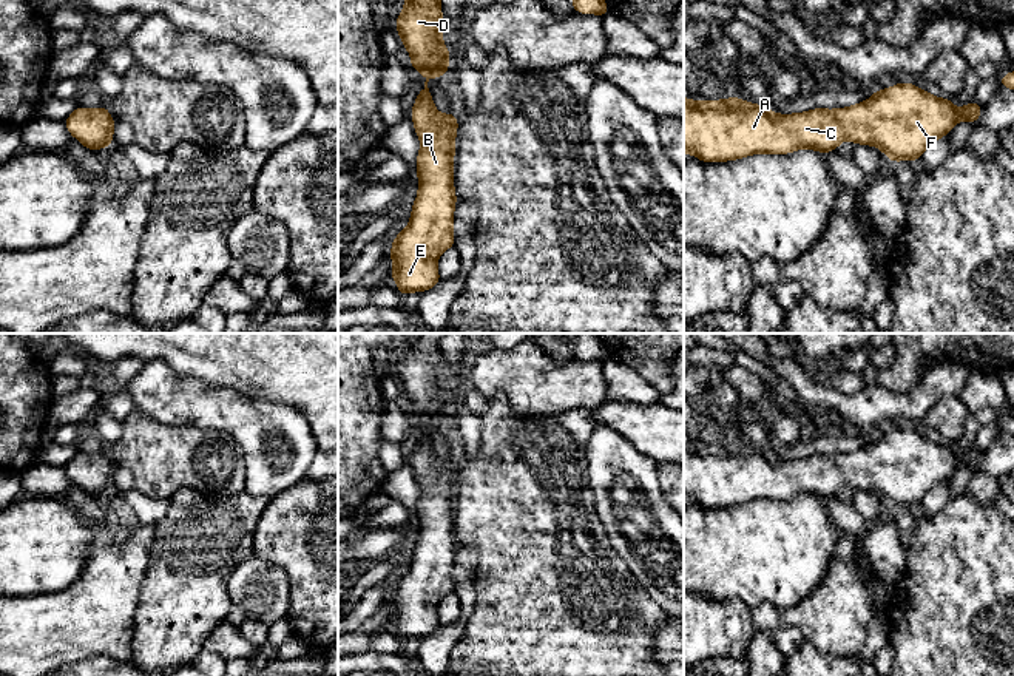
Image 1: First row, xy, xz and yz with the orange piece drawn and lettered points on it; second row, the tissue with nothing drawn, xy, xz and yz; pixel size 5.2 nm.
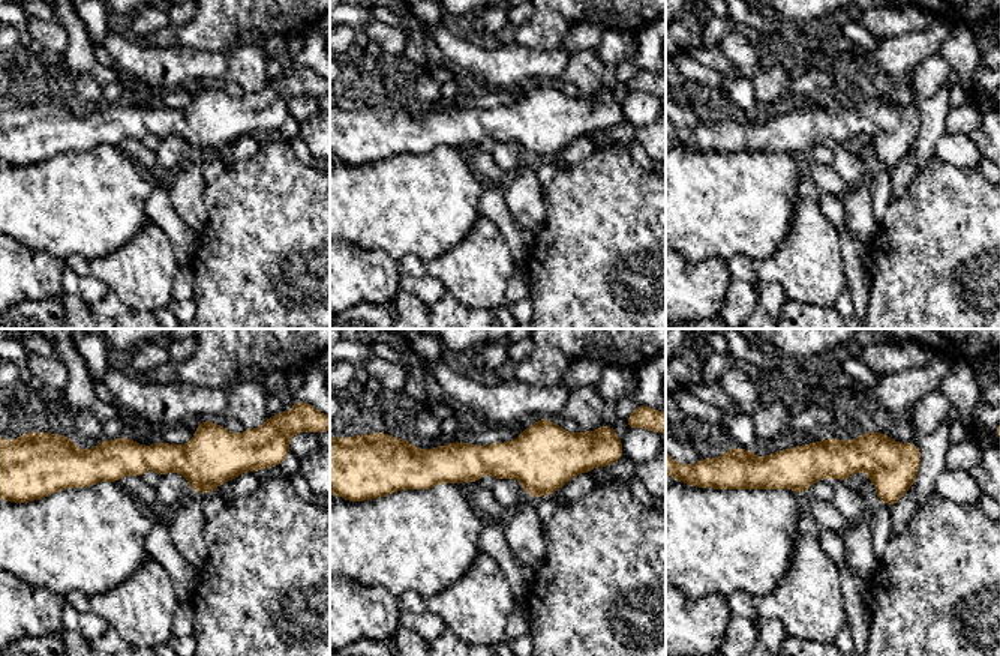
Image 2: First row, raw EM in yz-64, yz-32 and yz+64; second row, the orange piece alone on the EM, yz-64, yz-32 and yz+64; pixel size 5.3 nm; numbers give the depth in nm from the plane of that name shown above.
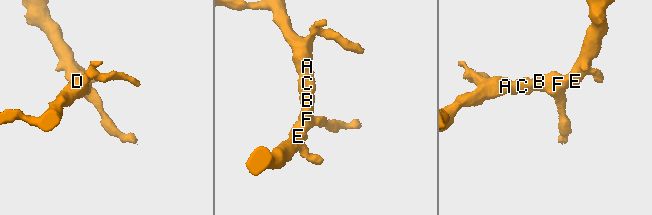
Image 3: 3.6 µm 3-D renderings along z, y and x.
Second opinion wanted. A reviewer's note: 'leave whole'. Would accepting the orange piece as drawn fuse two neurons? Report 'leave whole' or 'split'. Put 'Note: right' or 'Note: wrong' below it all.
leave whole
Note: right

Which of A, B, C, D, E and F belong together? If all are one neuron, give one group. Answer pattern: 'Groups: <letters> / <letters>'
Groups: A B C D E F

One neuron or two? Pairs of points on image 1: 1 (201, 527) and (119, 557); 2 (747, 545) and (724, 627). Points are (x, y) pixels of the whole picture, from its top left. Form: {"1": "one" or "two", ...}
{"1": "two", "2": "two"}

